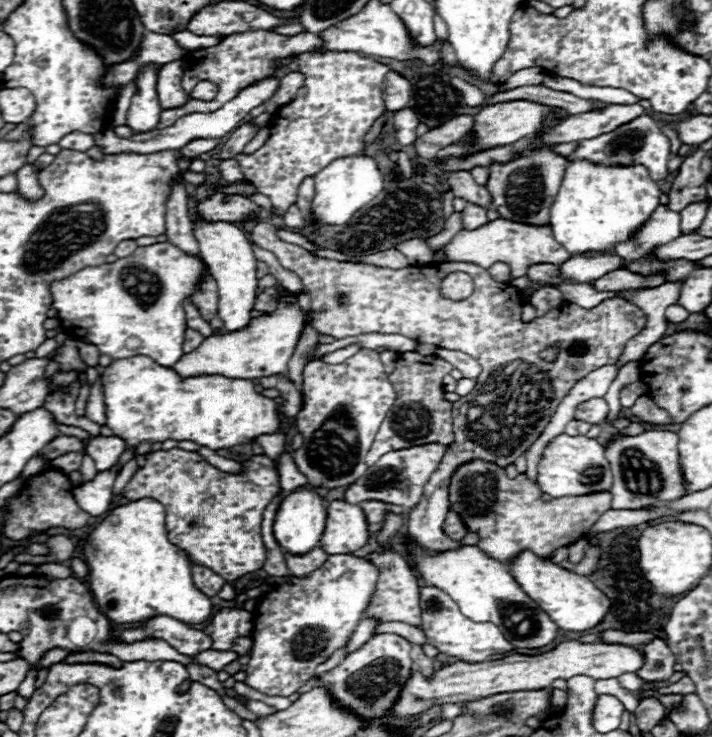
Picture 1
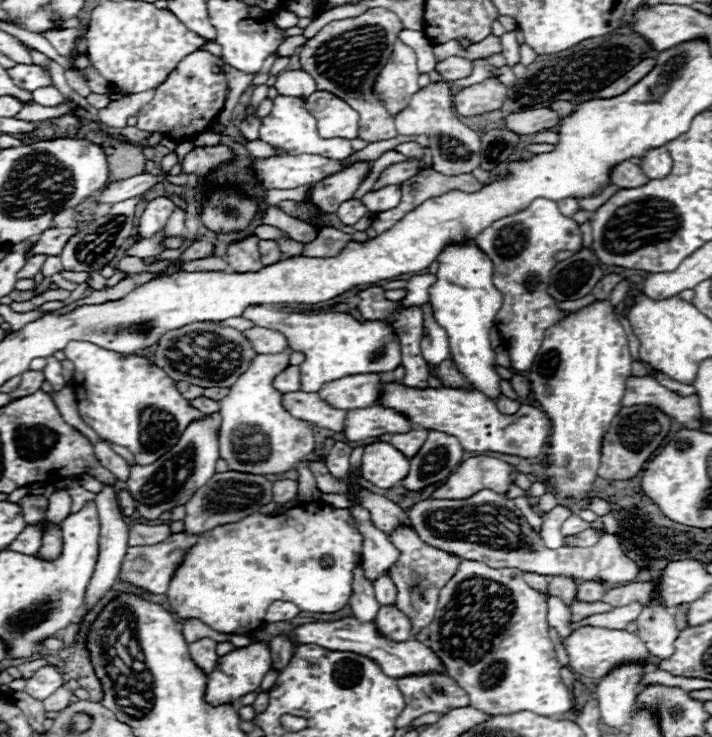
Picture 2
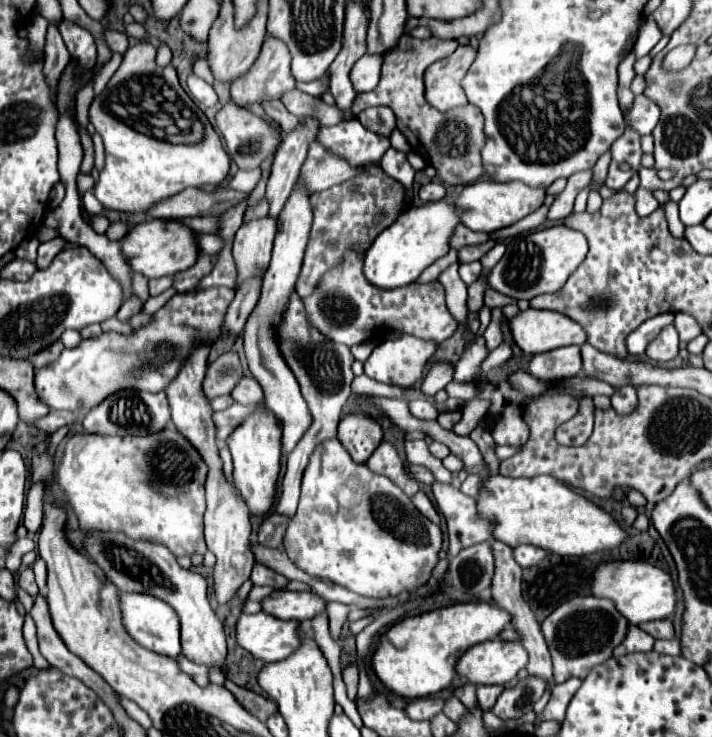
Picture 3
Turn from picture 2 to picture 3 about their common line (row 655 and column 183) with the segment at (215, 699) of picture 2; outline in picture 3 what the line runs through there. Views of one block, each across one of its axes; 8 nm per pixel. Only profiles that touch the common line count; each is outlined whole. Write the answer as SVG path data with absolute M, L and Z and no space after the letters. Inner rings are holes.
M146 220L138 226L134 226L122 240L120 250L122 256L128 260L132 274L142 274L144 278L162 278L162 276L174 276L176 272L182 272L184 268L190 268L198 258L198 248L194 244L194 232L178 222L166 222L166 220Z

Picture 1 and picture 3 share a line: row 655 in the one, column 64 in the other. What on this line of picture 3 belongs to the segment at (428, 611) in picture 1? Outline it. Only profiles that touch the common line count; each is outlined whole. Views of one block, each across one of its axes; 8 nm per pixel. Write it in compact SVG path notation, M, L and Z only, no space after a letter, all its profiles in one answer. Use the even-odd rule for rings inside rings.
M166 426L156 434L124 438L78 432L76 440L70 436L64 446L64 454L58 466L58 486L66 496L66 506L76 514L82 528L122 530L130 536L160 540L174 556L192 556L194 552L206 552L202 534L202 516L206 510L206 474L208 466L204 464L202 456L174 426Z

